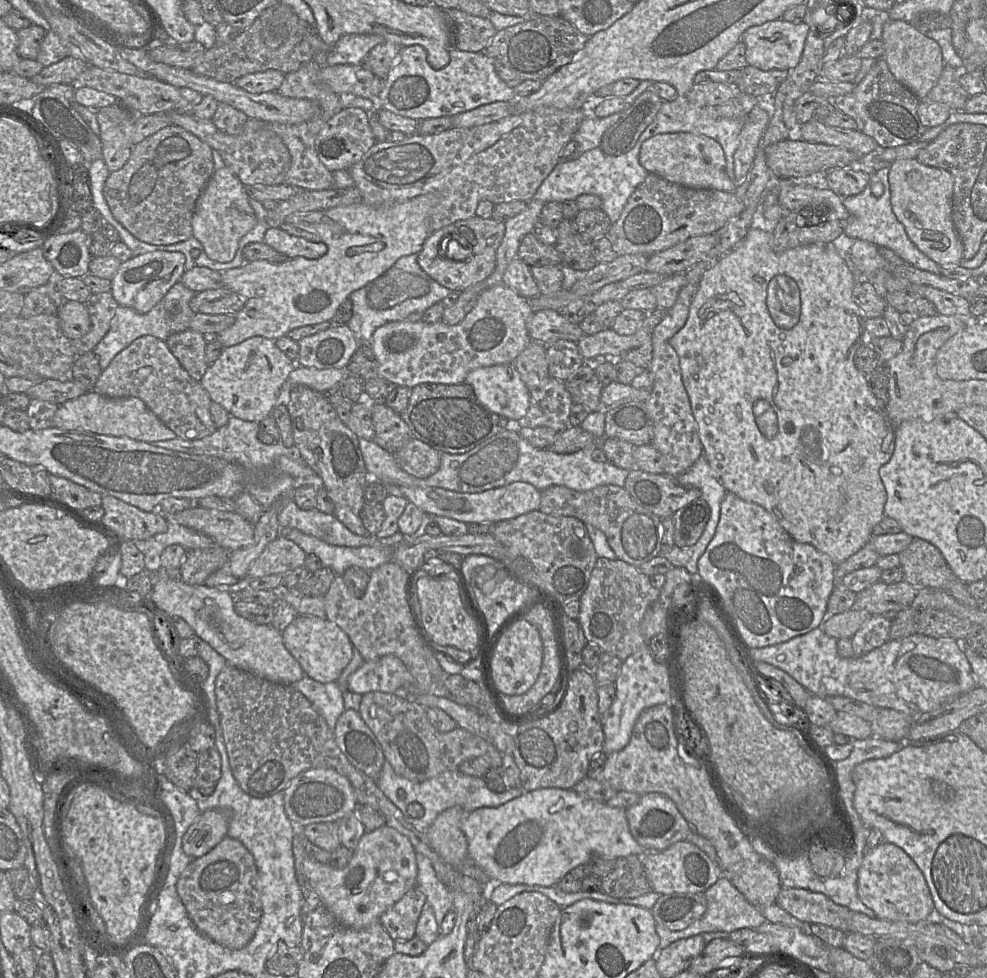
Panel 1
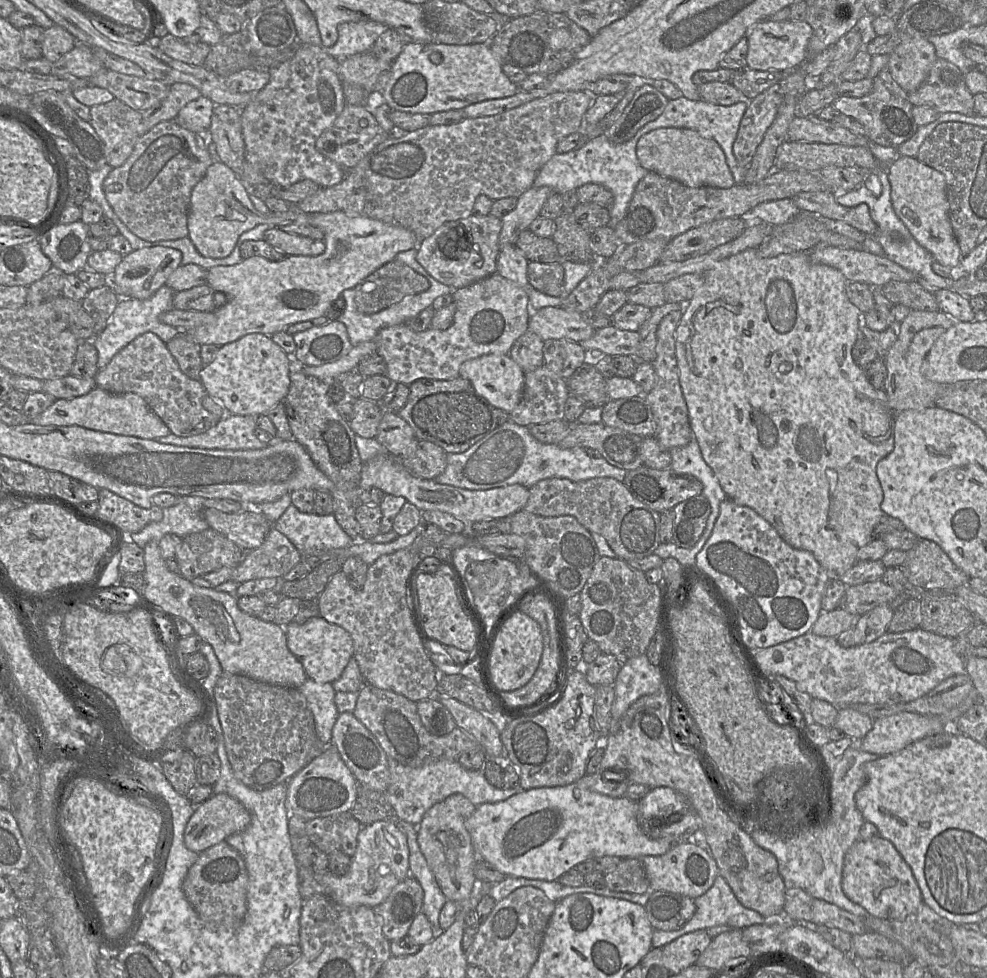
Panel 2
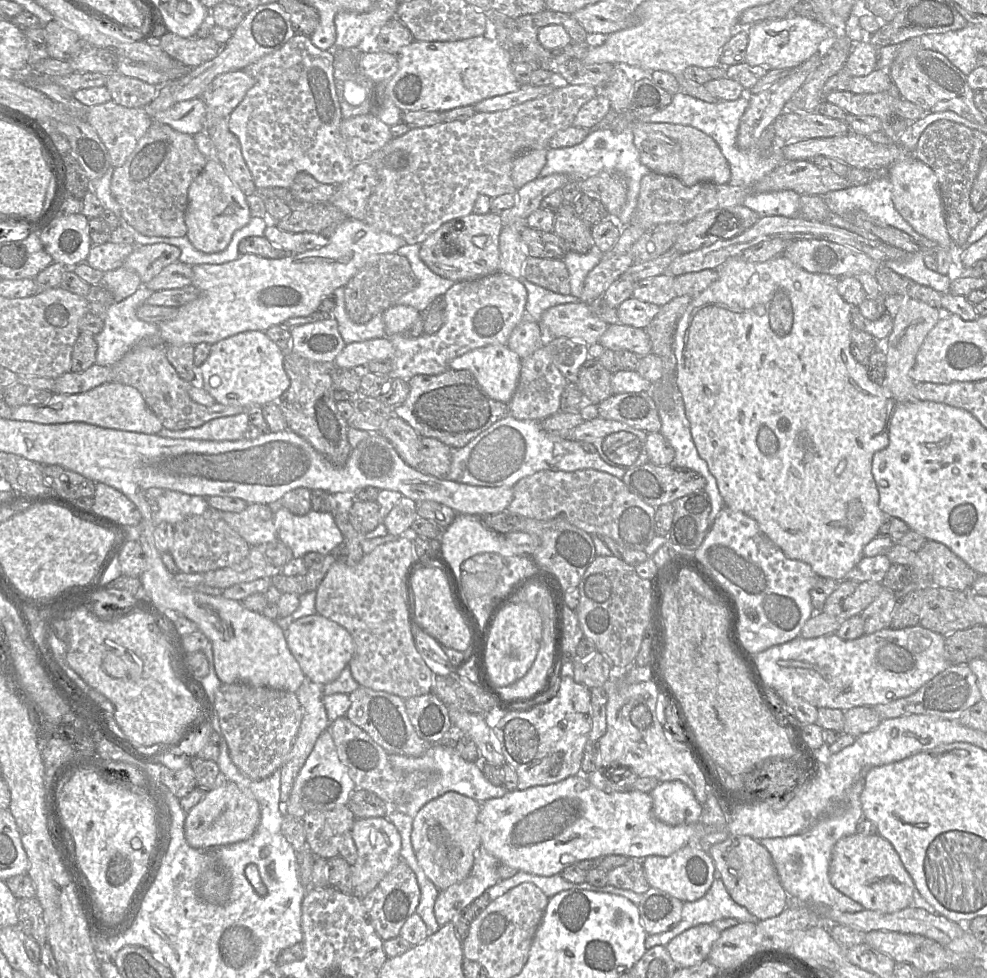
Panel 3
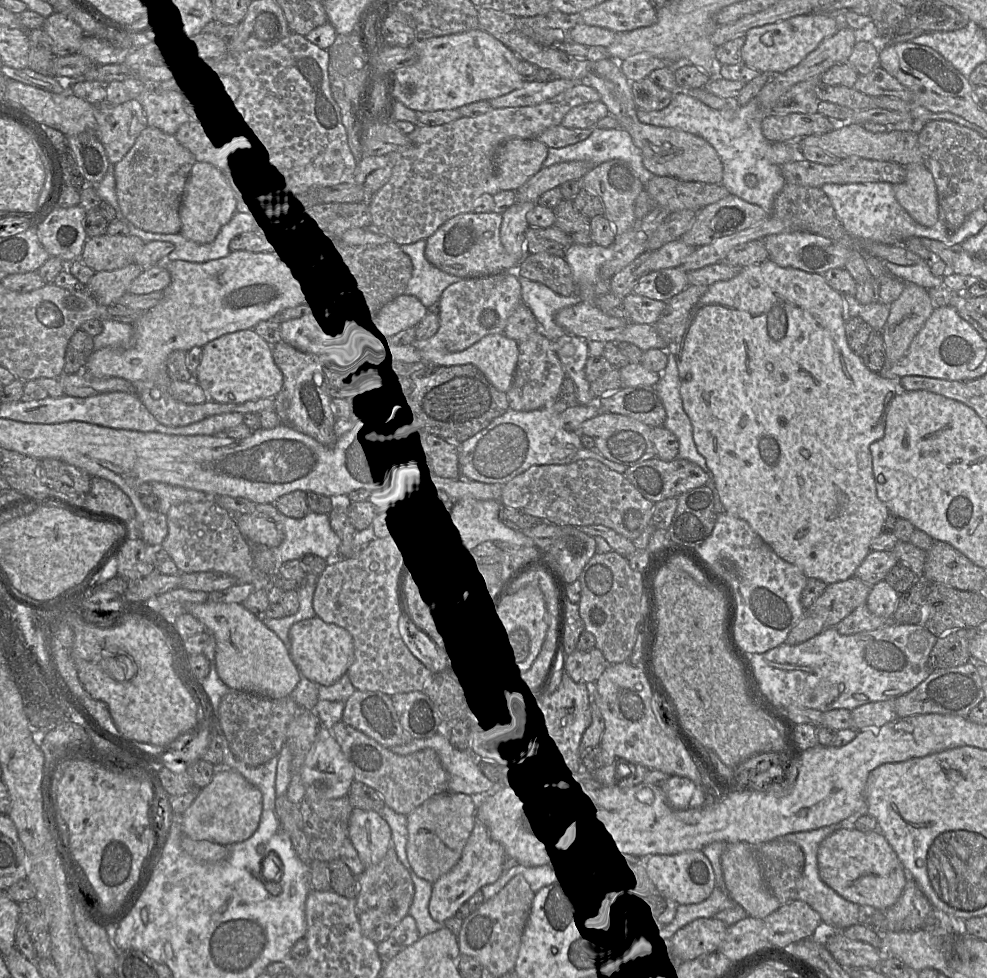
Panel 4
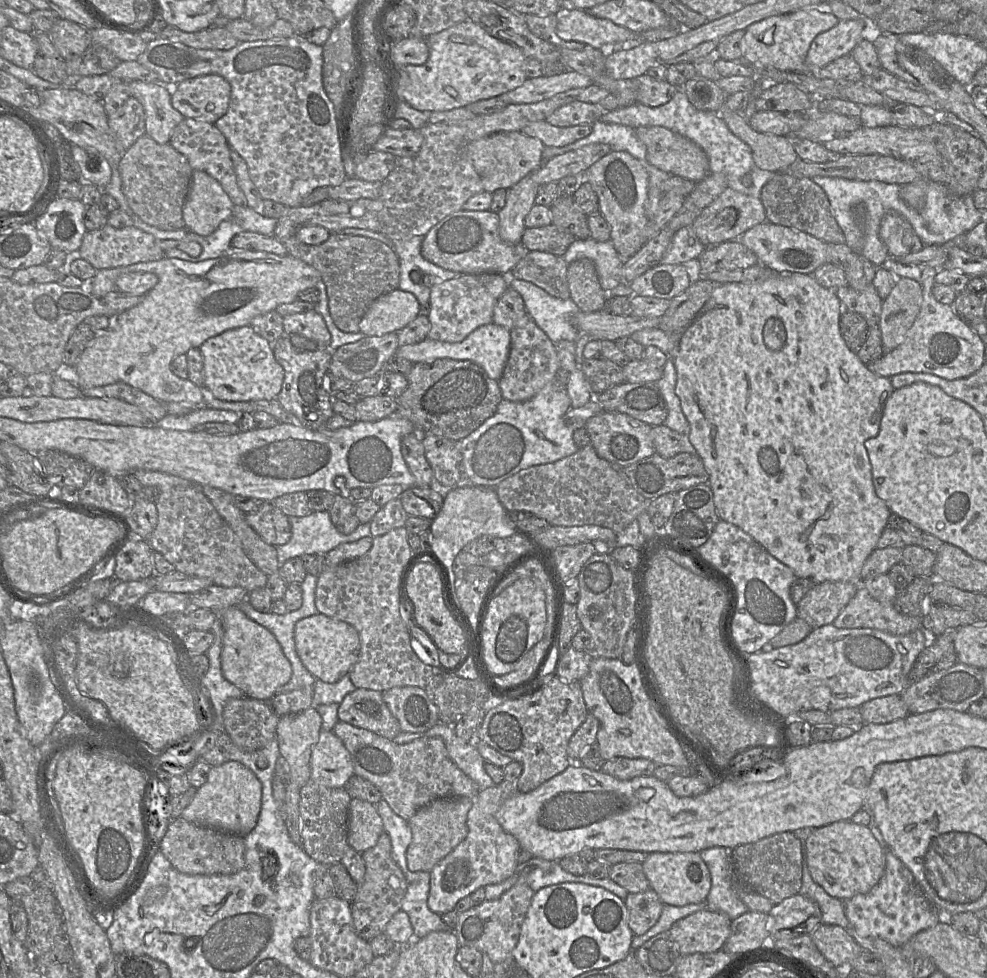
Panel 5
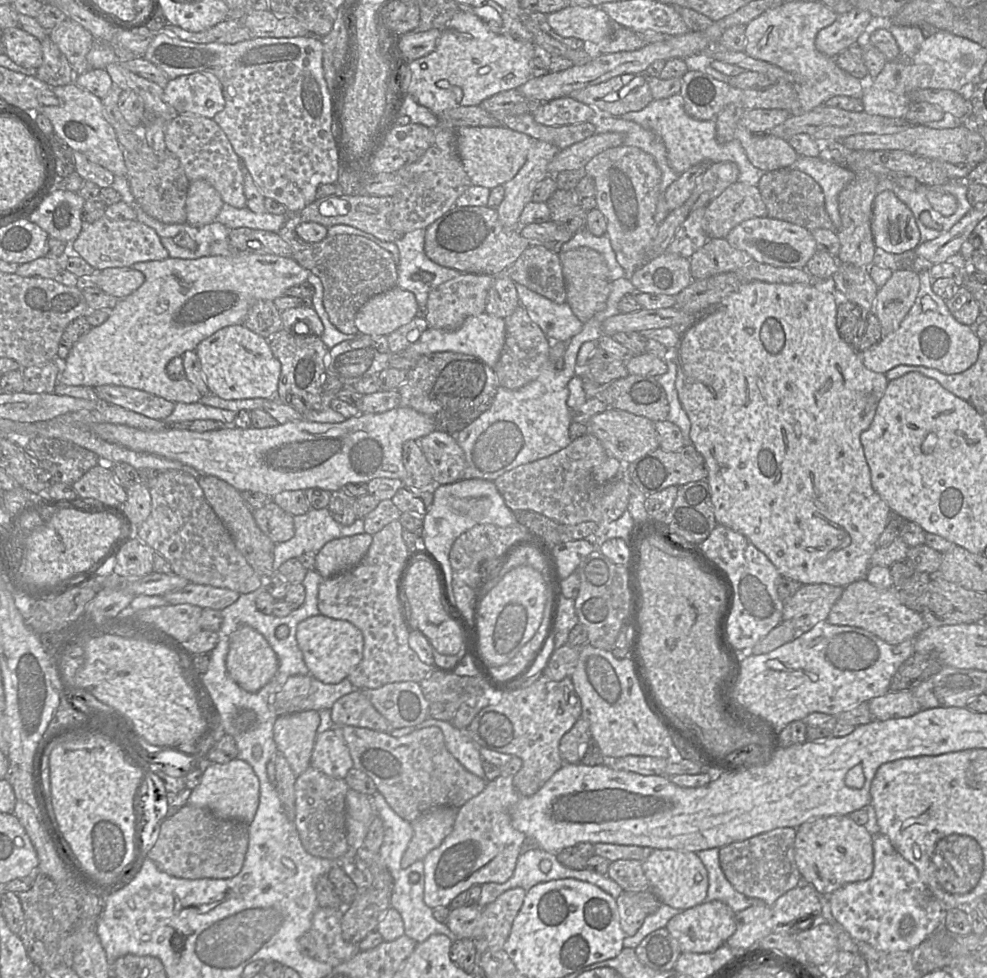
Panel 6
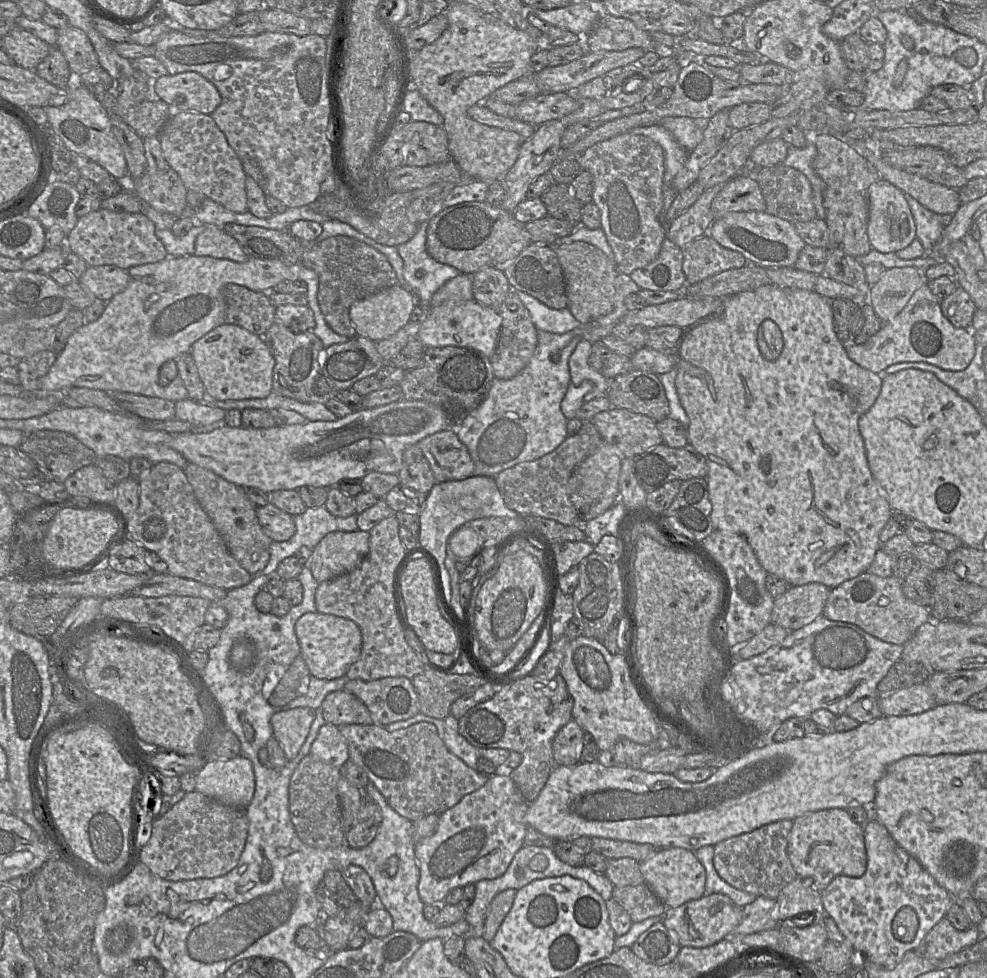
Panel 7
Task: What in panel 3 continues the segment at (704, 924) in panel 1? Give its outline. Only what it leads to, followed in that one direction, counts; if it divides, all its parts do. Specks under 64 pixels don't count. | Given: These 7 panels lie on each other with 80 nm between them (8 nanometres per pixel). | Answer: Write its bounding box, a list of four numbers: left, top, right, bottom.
[645,877,759,950]

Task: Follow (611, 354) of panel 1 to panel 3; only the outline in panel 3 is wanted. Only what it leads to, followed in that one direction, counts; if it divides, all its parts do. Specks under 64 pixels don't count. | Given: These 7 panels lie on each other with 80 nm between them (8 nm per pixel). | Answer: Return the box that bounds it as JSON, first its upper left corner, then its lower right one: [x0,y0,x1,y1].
[598,324,652,357]

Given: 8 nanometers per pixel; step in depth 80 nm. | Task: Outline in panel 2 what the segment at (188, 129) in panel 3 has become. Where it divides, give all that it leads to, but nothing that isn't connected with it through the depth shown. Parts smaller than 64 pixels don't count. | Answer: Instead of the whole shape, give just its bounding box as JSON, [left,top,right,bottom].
[174,96,215,134]

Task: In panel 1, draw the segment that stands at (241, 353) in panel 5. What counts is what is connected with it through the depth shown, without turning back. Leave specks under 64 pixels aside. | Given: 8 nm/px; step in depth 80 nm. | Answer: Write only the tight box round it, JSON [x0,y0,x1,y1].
[200,336,296,423]

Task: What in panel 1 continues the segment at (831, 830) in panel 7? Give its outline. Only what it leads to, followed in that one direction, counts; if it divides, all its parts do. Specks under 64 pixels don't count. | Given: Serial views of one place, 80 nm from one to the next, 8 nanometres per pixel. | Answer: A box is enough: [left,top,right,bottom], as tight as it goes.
[857,842,936,923]

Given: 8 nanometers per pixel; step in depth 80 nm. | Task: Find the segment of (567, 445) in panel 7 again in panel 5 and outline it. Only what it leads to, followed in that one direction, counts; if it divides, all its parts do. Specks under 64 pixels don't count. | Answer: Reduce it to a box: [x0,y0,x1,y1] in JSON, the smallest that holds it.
[495,446,651,532]

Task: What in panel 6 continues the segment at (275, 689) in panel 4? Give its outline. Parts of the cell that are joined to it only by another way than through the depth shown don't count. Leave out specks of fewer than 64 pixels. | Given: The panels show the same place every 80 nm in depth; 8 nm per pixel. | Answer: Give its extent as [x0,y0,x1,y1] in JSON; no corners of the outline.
[226,625,278,692]

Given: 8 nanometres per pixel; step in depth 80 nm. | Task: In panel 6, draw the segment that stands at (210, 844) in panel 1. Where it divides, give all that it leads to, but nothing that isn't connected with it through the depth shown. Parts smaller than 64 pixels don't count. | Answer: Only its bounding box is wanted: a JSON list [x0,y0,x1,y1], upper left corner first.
[187,758,259,824]

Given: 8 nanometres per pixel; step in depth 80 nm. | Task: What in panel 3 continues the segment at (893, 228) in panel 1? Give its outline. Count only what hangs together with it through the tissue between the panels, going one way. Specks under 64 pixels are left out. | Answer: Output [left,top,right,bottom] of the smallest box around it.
[823,176,951,293]

